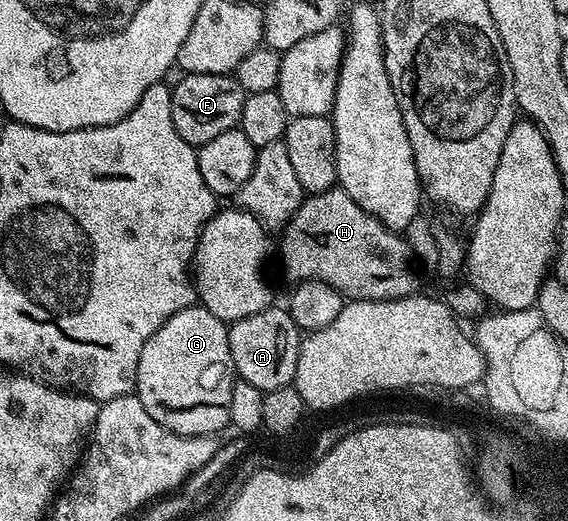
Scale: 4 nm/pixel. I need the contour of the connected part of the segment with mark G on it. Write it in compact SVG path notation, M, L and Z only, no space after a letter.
M194 303L189 308L171 315L167 323L155 331L143 343L143 351L139 355L135 396L147 407L147 415L155 419L163 427L175 431L184 437L199 435L217 435L220 429L230 424L232 415L231 391L235 380L235 370L229 346L229 325L221 321L211 311Z

